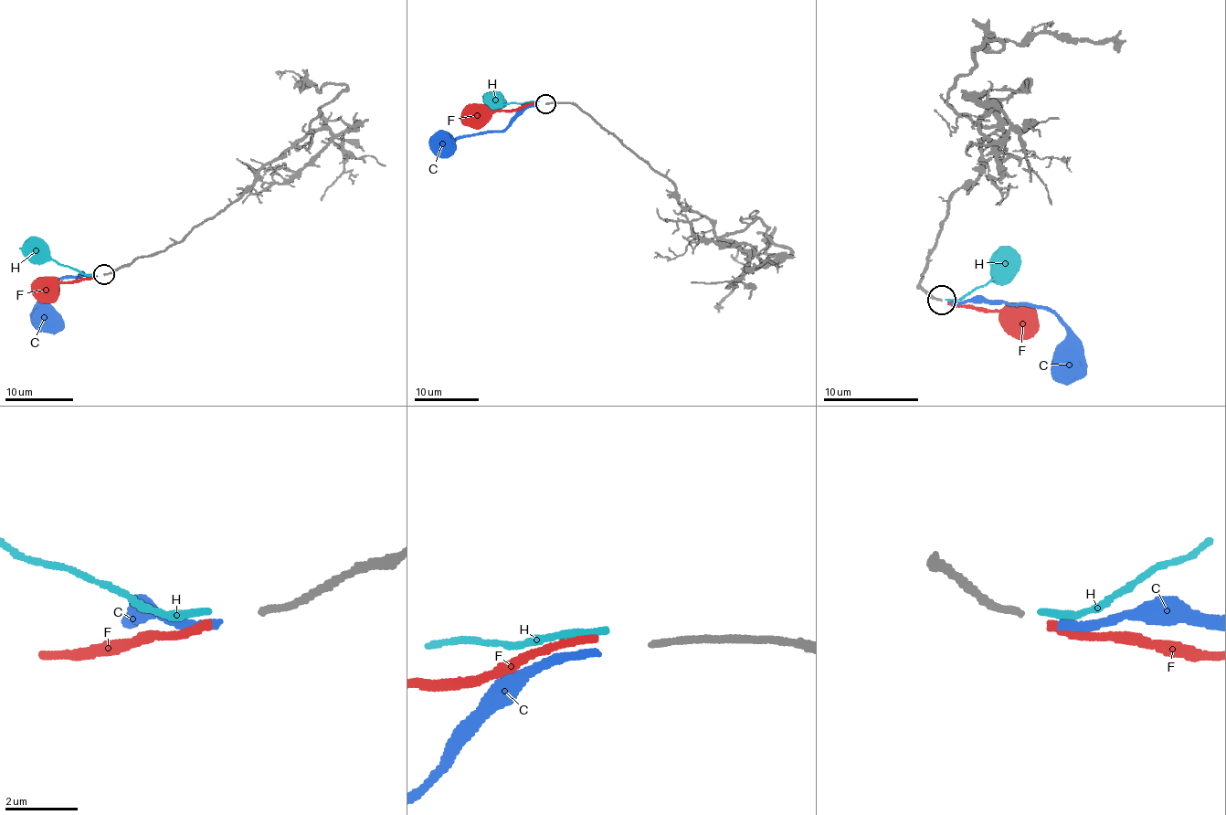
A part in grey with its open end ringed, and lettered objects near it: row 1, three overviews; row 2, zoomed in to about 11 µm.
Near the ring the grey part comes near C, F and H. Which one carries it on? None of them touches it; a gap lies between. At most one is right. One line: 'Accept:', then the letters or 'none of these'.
Accept: none of these

